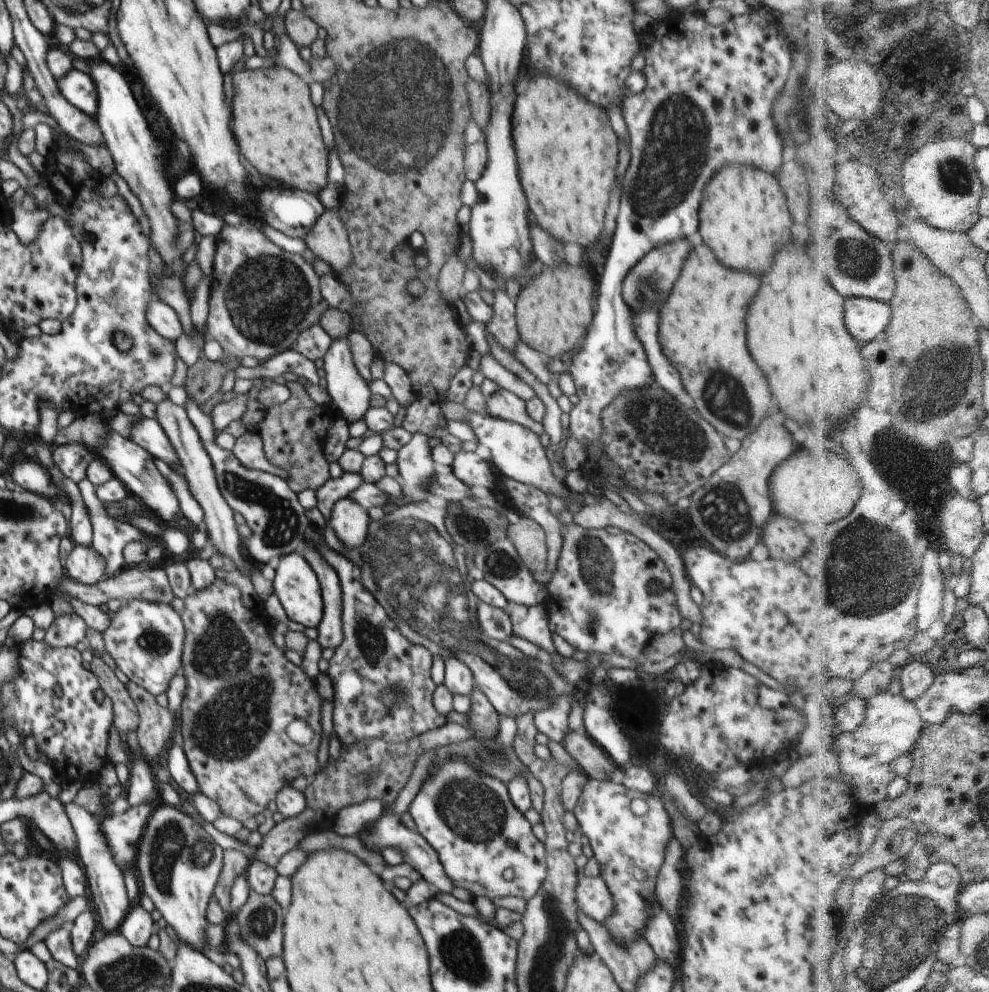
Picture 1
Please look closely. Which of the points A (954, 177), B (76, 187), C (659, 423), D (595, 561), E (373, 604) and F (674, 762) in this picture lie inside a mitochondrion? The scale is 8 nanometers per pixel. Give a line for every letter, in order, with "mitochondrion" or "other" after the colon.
A: mitochondrion
B: other
C: mitochondrion
D: mitochondrion
E: mitochondrion
F: other

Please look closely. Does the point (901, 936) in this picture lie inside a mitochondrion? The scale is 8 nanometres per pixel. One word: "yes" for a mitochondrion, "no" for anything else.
yes

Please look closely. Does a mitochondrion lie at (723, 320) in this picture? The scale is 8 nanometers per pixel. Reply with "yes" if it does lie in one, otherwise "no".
no

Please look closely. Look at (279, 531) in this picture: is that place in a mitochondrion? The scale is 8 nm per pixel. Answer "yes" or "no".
yes

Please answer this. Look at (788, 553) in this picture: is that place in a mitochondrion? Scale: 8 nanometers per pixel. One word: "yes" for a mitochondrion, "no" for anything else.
no

